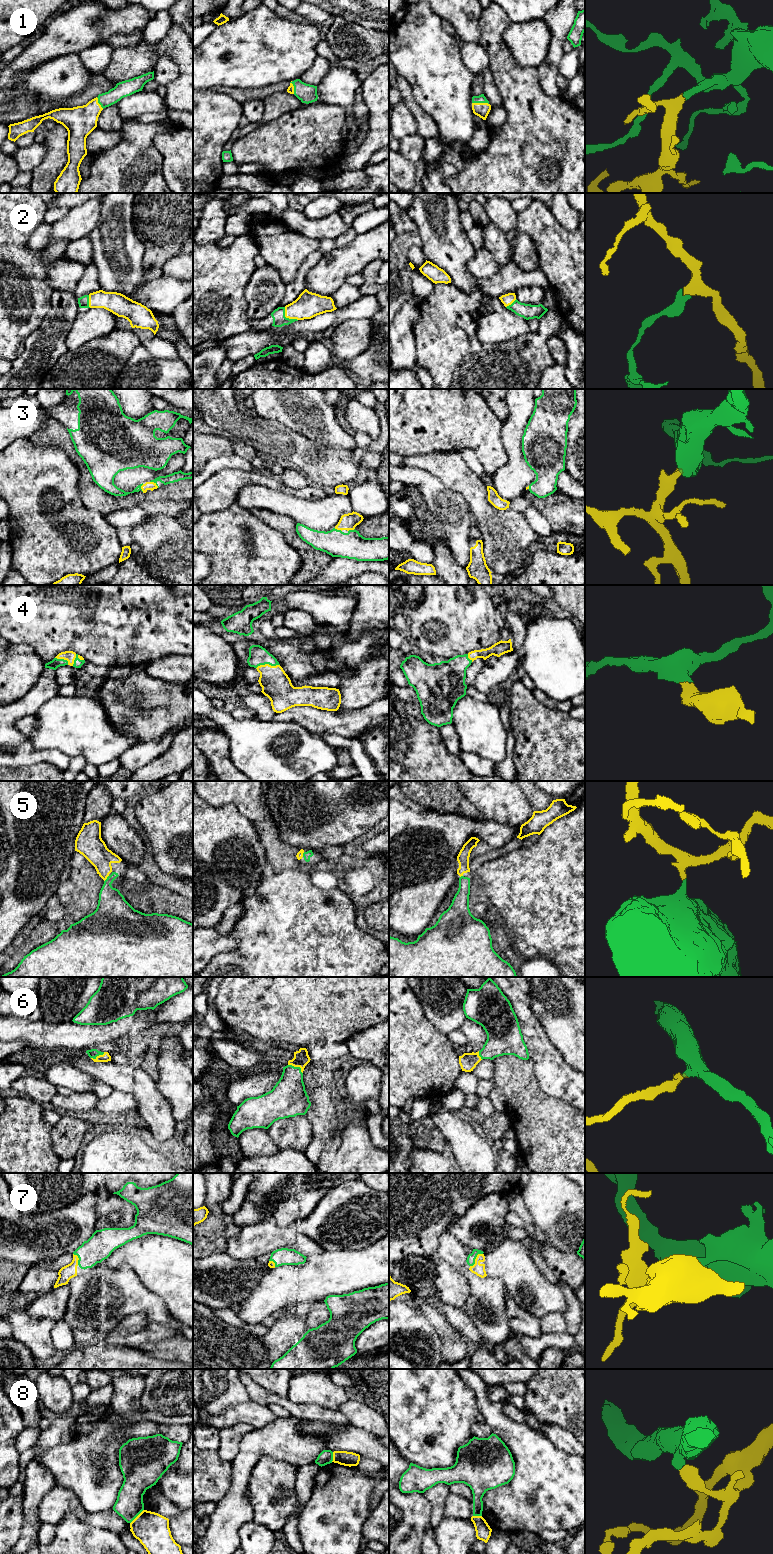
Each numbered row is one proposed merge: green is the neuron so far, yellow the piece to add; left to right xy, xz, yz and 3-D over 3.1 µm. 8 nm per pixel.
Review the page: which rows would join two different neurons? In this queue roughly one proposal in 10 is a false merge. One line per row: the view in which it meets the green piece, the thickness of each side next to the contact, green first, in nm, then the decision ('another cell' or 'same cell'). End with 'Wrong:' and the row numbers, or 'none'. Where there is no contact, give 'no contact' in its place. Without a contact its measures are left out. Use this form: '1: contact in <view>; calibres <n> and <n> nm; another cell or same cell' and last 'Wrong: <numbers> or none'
1: contact in yz; calibres 70 and 120 nm; same cell
2: contact in xz; calibres 110 and 200 nm; same cell
3: contact in xy; calibres 80 and 70 nm; same cell
4: contact in xz; calibres 150 and 240 nm; same cell
5: contact in xy; calibres 240 and 190 nm; same cell
6: contact in xz; calibres 280 and 130 nm; same cell
7: contact in yz; calibres 70 and 100 nm; same cell
8: contact in xy; calibres 220 and 280 nm; another cell
Wrong: 8

